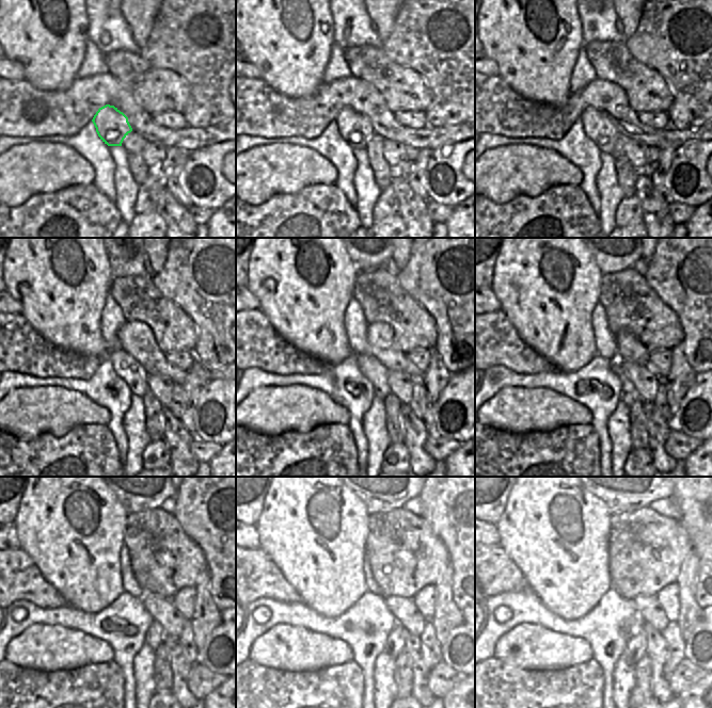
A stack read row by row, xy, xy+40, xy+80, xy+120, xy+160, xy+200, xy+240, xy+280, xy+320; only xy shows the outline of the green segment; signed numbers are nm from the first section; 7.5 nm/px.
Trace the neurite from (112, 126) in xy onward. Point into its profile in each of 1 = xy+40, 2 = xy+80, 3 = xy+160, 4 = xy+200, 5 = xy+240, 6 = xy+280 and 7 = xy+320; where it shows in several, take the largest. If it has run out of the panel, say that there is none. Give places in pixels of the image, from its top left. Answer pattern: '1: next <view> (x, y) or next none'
1: next xy+40 (356, 129)
2: next xy+80 (597, 126)
3: next xy+160 (369, 367)
4: next xy+200 (630, 396)
5: next xy+240 (155, 636)
6: next xy+280 (395, 644)
7: next xy+320 (636, 646)

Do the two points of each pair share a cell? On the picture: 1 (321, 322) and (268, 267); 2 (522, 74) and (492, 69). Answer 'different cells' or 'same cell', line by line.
1: same cell
2: different cells

